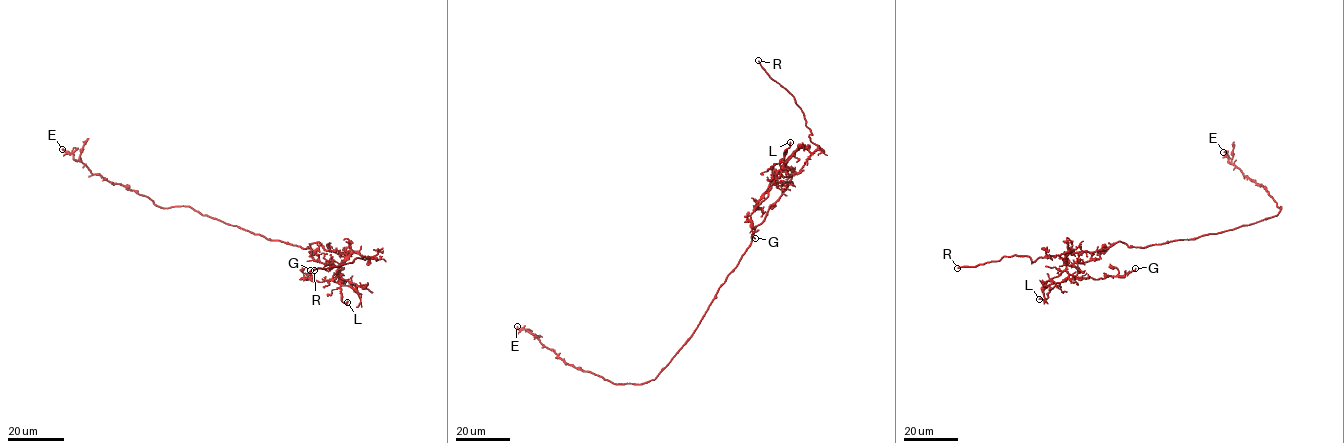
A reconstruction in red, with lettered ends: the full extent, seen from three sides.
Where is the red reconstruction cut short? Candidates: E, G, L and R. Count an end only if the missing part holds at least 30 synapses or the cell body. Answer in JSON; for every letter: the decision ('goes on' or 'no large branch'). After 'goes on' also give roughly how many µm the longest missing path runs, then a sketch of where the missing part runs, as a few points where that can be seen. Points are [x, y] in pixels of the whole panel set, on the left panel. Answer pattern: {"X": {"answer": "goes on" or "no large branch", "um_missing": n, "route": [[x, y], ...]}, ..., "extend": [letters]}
{"E": {"answer": "no large branch"}, "G": {"answer": "no large branch"}, "L": {"answer": "no large branch"}, "R": {"answer": "goes on", "um_missing": 8}, "extend": ["R"]}

